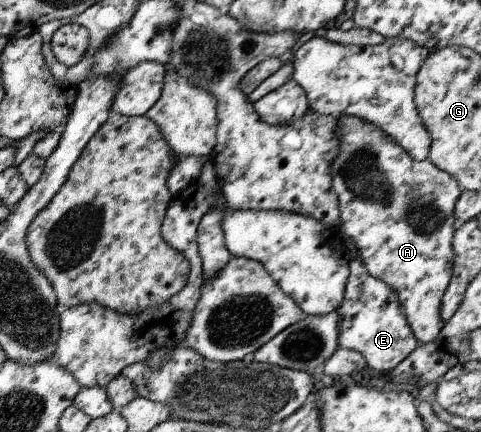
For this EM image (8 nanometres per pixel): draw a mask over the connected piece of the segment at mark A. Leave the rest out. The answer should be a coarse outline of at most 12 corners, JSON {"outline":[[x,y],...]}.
{"outline":[[338,117],[340,226],[440,336],[457,178]]}

